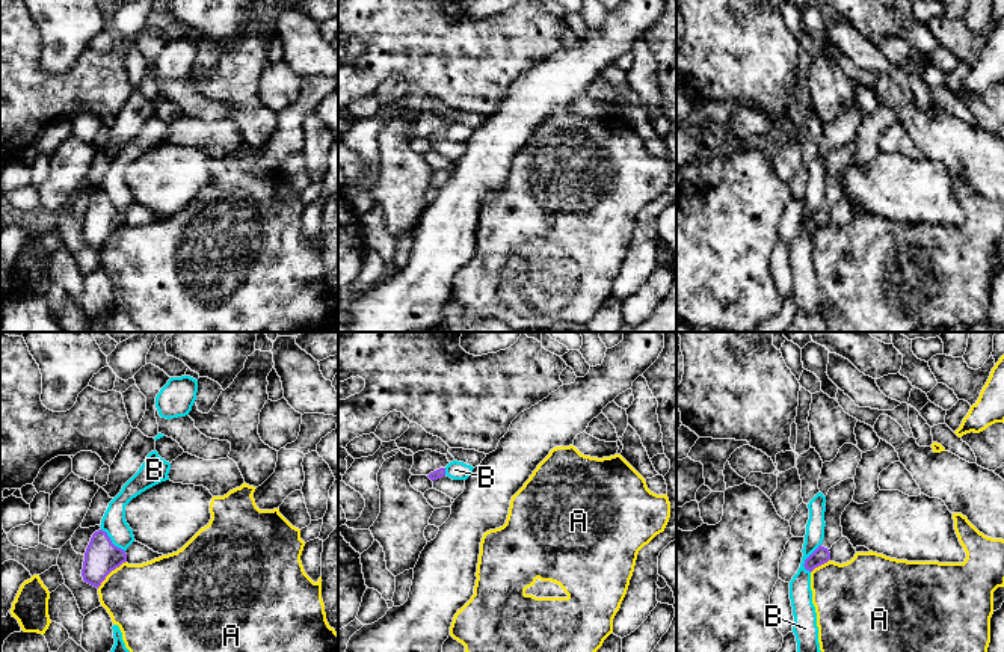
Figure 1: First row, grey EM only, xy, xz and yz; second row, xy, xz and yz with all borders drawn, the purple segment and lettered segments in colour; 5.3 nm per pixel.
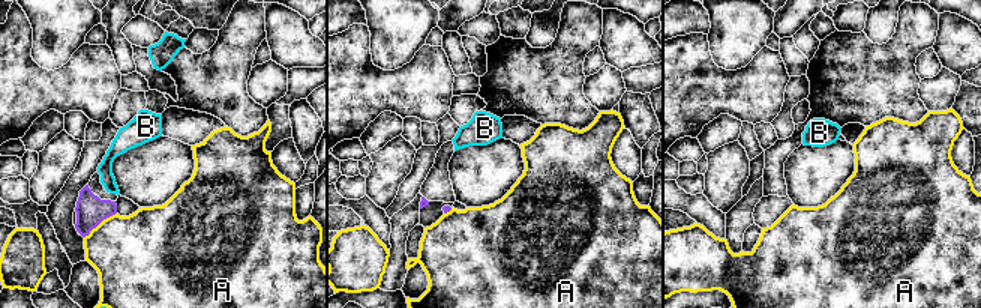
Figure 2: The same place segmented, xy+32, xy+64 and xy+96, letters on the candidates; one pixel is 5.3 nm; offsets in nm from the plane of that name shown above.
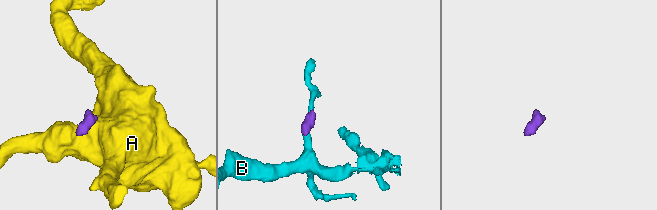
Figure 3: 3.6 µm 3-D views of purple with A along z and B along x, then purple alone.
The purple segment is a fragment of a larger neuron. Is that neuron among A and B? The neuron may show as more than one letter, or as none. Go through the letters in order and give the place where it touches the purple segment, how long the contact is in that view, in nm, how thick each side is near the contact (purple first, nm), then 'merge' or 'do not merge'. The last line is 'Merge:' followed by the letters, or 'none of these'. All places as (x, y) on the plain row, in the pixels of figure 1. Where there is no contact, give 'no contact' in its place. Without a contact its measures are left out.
A: meets purple in xy at (110, 233); contact 220 nm long; 180 nm thick on the purple side, 400 nm on the other; do not merge
B: meets purple in yz at (806, 221); contact 170 nm long; 90 nm thick on the purple side, 120 nm on the other; do not merge
Merge: none of these

